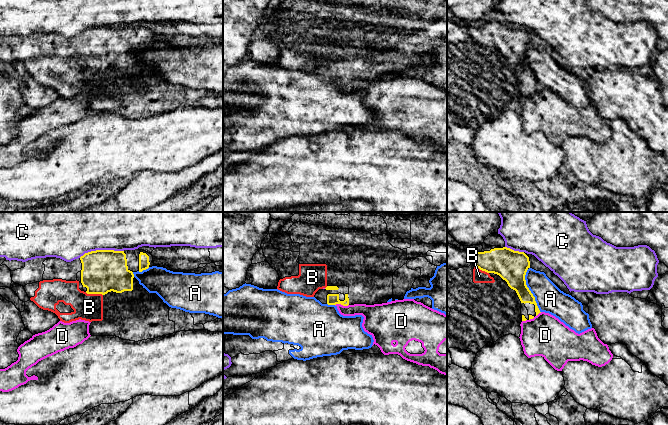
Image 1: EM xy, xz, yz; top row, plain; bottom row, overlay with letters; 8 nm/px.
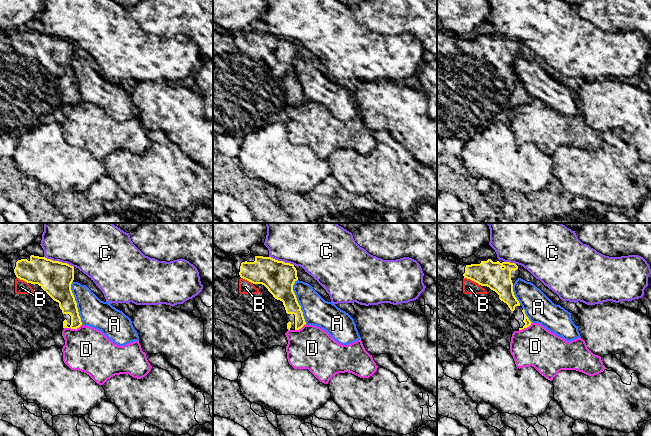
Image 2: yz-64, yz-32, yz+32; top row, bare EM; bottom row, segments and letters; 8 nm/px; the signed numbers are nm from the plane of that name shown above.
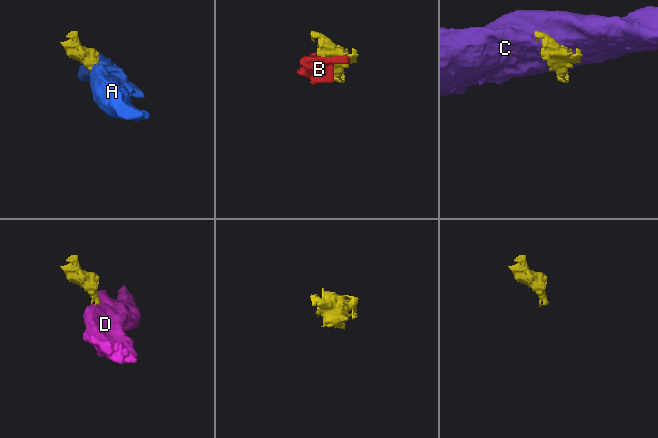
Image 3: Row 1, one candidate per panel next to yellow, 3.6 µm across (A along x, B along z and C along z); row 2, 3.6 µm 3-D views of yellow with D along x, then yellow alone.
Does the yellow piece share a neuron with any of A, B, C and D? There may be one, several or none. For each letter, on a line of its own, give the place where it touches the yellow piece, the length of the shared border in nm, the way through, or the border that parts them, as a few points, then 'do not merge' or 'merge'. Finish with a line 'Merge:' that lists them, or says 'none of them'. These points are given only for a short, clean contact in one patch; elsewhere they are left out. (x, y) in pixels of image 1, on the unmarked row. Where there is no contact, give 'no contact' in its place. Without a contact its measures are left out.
A: contact yz (529, 66); length 380 nm; do not merge
B: contact xy (94, 69); length 150 nm; merge
C: contact xy (101, 26); length 360 nm; do not merge
D: contact xz (342, 80); length 110 nm; border xz (335, 80), (348, 81); do not merge
Merge: B

